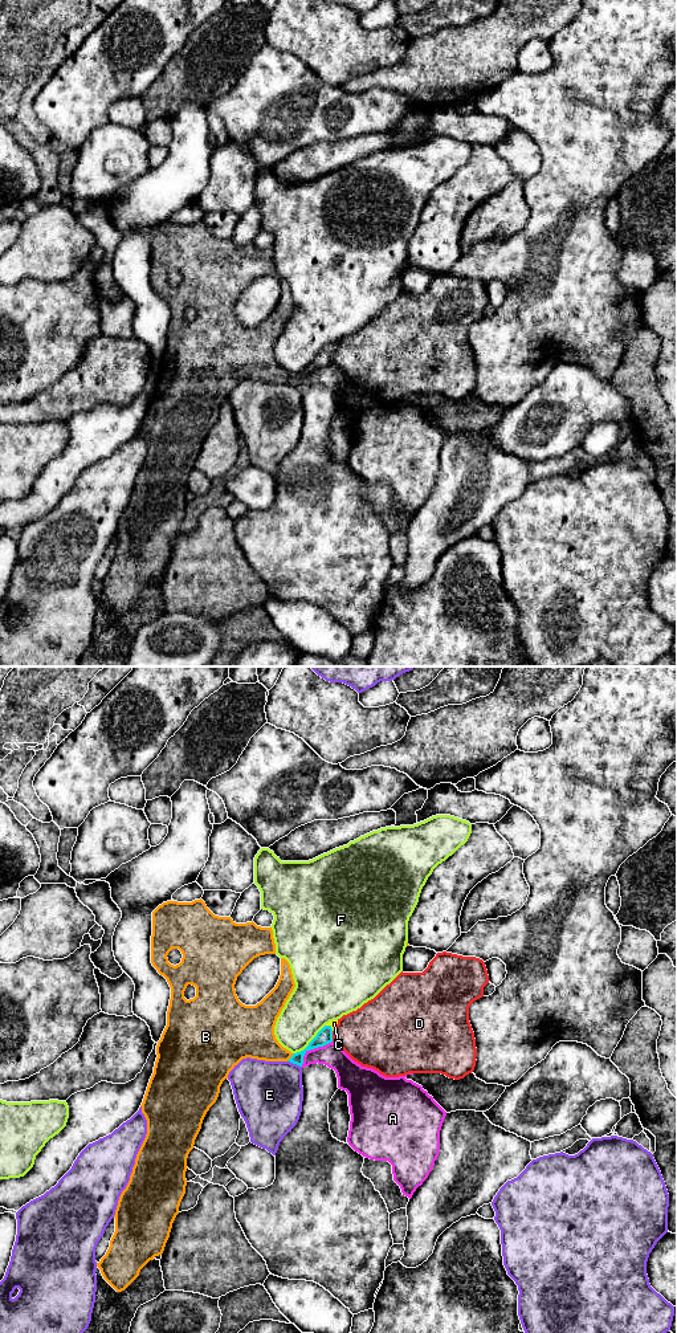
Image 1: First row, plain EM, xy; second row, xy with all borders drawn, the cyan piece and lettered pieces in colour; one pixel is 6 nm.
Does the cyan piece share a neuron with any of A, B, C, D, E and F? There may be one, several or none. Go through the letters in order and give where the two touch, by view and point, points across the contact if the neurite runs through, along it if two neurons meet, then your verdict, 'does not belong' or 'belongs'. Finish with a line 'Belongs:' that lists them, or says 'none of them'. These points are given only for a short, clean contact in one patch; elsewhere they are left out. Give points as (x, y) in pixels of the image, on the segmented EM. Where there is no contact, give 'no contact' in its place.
A: meets cyan in xy at (312, 1048); does not belong
B: meets cyan in xy at (290, 1058); does not belong
C: meets cyan in xy at (330, 1027); runs through xy (325, 1036), (330, 1027), (334, 1023); belongs
D: meets cyan in xy at (331, 1036); does not belong
E: meets cyan in xy at (294, 1063); does not belong
F: meets cyan in xy at (310, 1042); does not belong
Belongs: C

